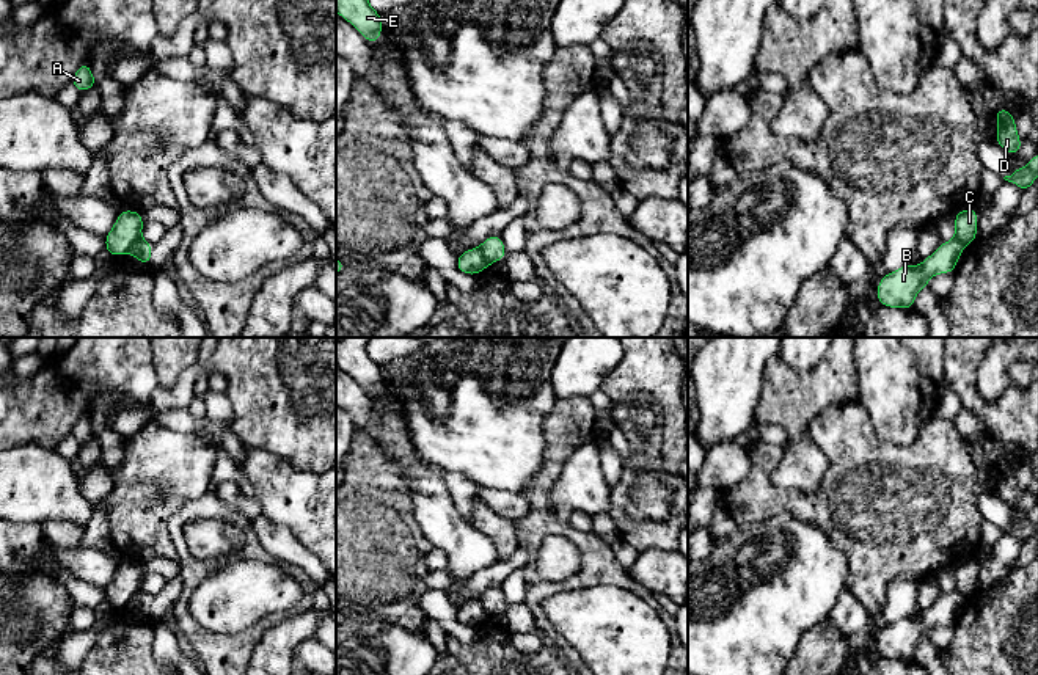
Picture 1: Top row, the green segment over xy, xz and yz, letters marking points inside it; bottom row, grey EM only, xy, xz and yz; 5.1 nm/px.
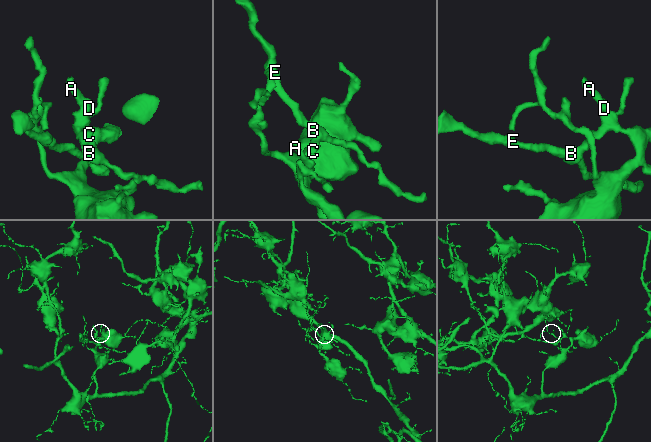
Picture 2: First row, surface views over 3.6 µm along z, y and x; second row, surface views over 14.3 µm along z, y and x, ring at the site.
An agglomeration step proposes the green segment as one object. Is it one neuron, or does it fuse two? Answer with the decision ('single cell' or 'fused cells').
fused cells

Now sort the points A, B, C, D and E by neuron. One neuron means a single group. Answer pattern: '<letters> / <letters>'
A C D / B E

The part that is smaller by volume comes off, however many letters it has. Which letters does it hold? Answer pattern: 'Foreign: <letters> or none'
Foreign: B, E

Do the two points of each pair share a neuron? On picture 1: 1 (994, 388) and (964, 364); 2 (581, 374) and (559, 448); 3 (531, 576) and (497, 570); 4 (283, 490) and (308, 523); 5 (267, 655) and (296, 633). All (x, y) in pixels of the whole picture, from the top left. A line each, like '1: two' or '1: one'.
1: two
2: two
3: two
4: one
5: one

